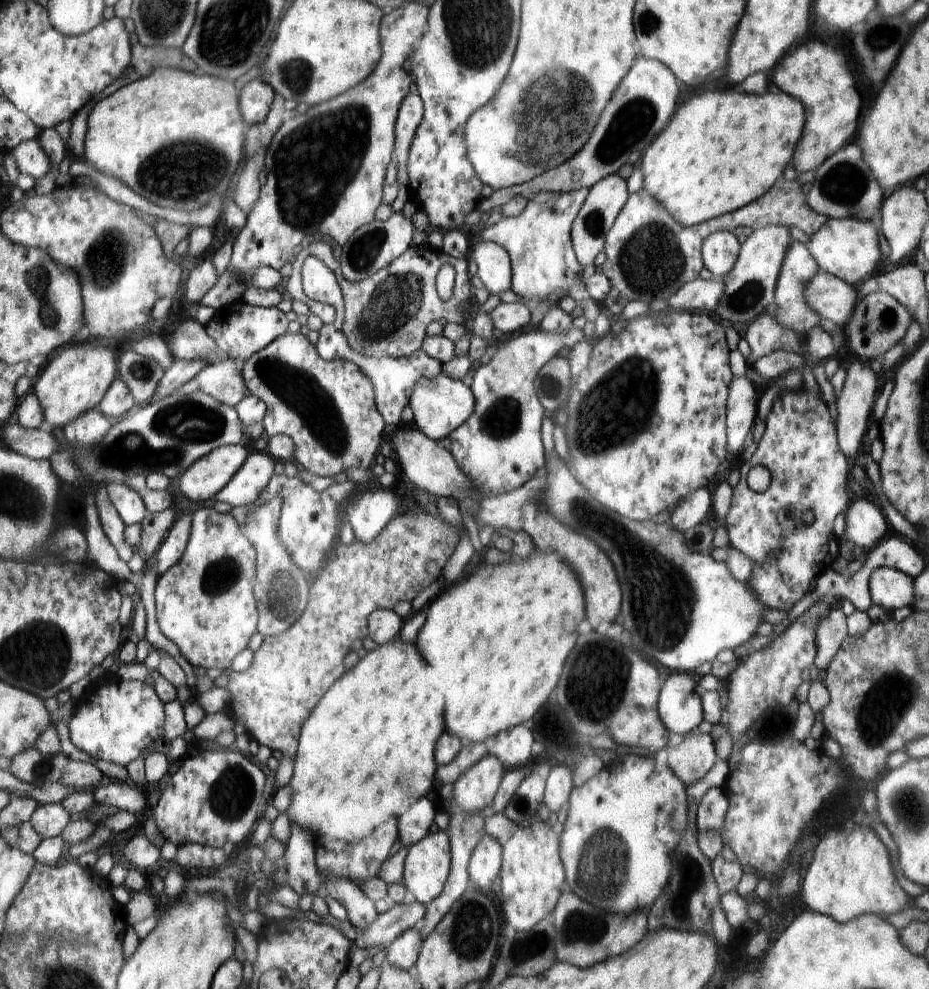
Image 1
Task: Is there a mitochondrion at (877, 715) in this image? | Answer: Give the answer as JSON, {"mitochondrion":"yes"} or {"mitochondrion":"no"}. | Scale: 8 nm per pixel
{"mitochondrion":"yes"}

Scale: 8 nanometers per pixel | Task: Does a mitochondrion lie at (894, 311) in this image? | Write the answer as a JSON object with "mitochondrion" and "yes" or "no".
{"mitochondrion":"yes"}

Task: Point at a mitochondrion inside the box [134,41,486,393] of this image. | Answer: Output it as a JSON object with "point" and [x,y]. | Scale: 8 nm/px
{"point":[314,163]}

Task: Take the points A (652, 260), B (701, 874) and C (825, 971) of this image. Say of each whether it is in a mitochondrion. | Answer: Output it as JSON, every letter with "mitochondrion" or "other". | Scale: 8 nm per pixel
{"A":"mitochondrion","B":"mitochondrion","C":"other"}

